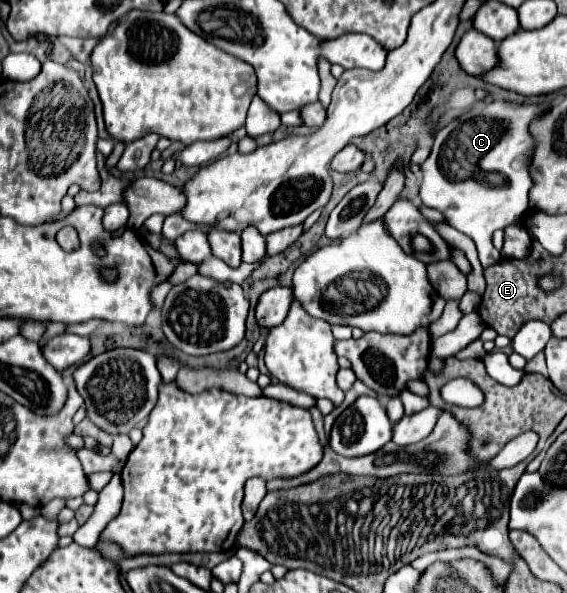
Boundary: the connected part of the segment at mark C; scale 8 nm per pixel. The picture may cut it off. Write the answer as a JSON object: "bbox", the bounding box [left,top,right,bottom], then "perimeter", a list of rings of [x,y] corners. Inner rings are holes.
{"bbox":[419,100,549,268],"perimeter":[[[509,100],[479,102],[435,134],[431,154],[421,164],[423,188],[419,196],[423,204],[441,212],[449,226],[475,242],[483,268],[499,262],[493,232],[521,222],[529,212],[527,194],[533,186],[529,162],[535,148],[529,126],[549,108],[547,104],[515,104]],[[523,154],[525,168],[513,168]]]}

